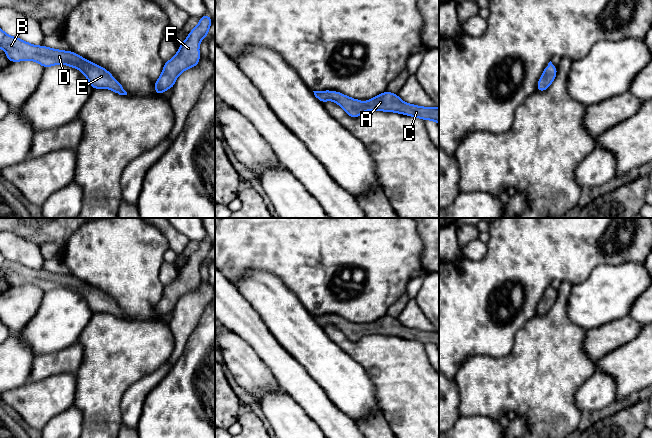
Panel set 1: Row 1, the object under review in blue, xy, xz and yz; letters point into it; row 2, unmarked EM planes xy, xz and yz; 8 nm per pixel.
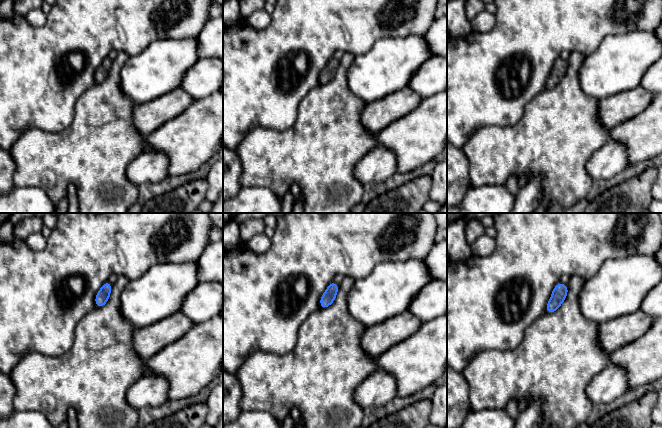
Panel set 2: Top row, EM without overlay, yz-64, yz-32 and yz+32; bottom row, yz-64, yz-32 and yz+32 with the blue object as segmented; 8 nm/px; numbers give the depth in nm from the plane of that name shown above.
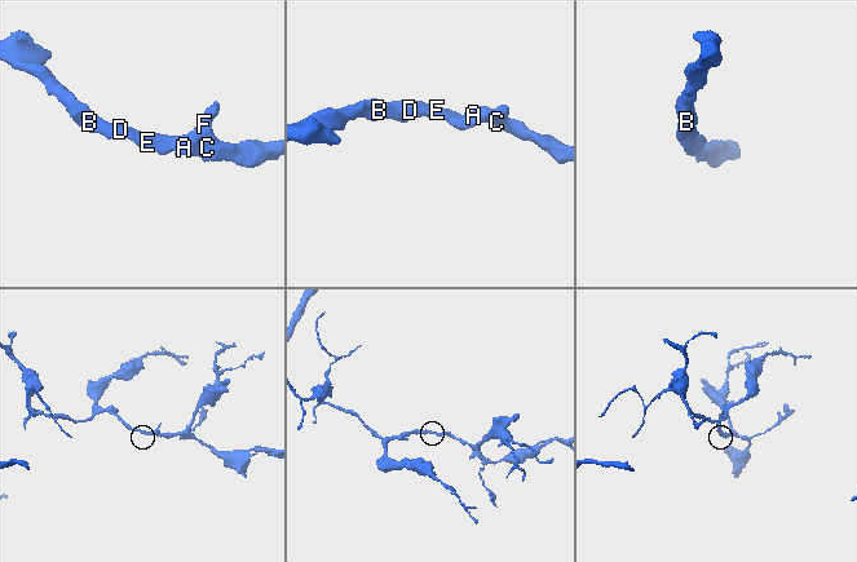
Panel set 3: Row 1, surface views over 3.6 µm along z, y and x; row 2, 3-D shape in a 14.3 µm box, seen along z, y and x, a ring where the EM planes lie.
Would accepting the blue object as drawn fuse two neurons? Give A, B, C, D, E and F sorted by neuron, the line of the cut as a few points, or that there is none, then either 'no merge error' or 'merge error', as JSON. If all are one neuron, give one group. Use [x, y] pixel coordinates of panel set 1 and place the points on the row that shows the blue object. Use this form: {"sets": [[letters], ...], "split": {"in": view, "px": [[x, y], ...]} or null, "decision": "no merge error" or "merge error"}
{"sets": [["A", "B", "C", "D", "E", "F"]], "split": null, "decision": "no merge error"}

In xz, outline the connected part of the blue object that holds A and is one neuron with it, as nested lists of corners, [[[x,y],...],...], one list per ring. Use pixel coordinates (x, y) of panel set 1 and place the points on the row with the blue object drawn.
[[[313,91],[315,97],[325,103],[328,100],[334,101],[337,105],[342,107],[347,115],[352,118],[359,117],[366,111],[385,111],[396,112],[398,114],[405,114],[411,117],[419,117],[420,119],[434,120],[439,125],[439,108],[421,107],[413,104],[408,104],[402,101],[398,94],[394,94],[388,91],[382,94],[366,100],[366,104],[363,104],[362,100],[356,100],[348,97],[337,91]]]

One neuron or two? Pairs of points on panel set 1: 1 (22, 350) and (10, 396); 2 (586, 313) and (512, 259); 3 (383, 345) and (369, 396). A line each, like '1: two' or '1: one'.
1: two
2: two
3: two

